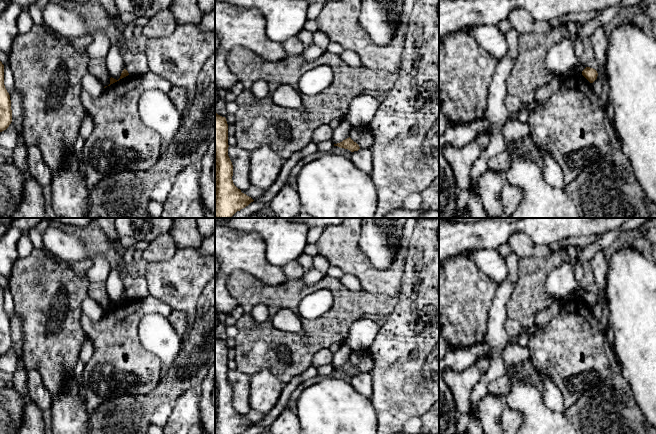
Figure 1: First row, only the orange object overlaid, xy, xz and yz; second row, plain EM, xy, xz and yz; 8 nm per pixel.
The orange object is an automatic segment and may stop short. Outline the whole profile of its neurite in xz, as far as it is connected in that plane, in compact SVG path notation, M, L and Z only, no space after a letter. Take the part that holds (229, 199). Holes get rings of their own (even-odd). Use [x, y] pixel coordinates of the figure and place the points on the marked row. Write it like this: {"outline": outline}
{"outline": "M215 112L215 218L231 218L254 201L233 183L228 147L226 118Z"}

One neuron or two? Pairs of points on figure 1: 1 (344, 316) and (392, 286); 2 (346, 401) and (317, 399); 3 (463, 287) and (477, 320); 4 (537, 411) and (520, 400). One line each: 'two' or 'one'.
1: two
2: one
3: one
4: one

